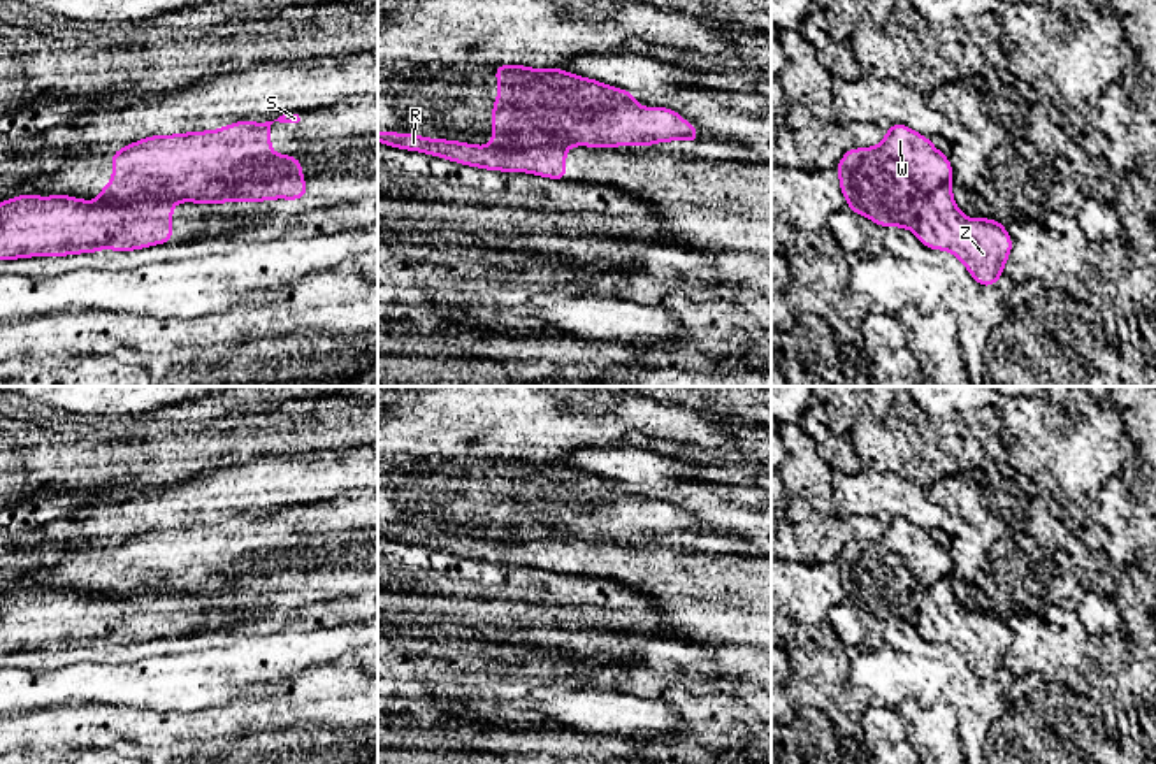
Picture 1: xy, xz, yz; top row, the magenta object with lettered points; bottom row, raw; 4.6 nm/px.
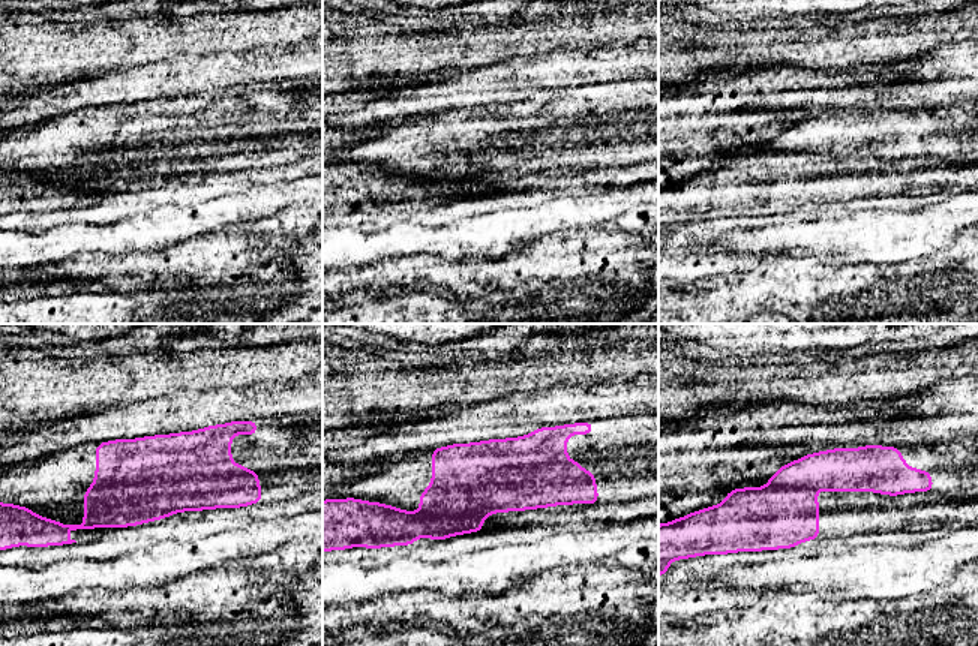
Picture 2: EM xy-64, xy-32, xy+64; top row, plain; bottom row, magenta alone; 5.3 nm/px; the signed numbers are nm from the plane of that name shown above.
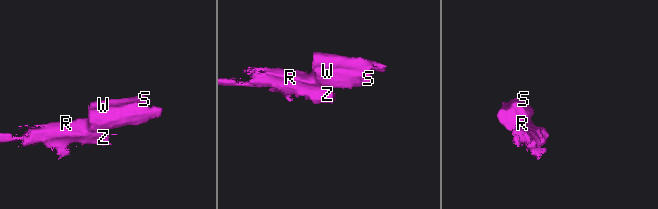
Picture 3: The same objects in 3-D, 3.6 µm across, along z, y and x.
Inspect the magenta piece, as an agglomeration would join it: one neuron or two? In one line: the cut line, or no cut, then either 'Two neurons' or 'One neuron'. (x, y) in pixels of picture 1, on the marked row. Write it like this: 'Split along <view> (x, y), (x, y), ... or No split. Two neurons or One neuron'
Split along xy (176, 201), (141, 201), (116, 206), (97, 202). Two neurons

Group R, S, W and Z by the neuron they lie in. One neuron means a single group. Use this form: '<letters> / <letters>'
R Z / S W

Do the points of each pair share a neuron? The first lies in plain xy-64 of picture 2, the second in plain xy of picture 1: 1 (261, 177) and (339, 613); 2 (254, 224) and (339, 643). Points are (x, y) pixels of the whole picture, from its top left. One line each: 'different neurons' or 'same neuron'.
1: same neuron
2: same neuron

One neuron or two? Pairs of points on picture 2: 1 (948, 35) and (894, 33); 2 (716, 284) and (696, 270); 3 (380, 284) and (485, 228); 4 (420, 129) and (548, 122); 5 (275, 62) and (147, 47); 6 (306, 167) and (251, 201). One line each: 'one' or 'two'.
1: one
2: two
3: one
4: one
5: two
6: two

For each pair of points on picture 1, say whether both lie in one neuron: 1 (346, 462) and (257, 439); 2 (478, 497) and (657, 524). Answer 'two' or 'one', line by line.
1: two
2: one

